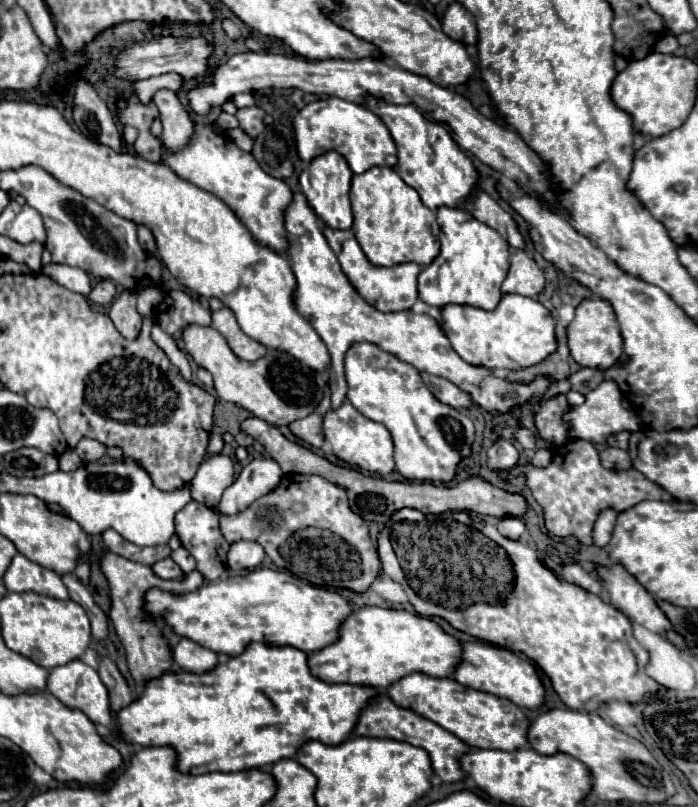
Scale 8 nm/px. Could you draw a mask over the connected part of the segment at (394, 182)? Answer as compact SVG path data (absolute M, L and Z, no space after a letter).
M375 166L363 174L355 174L351 180L351 206L351 232L371 264L395 266L415 262L427 266L439 254L440 243L433 230L436 213L421 202L417 190L407 186L391 166Z

